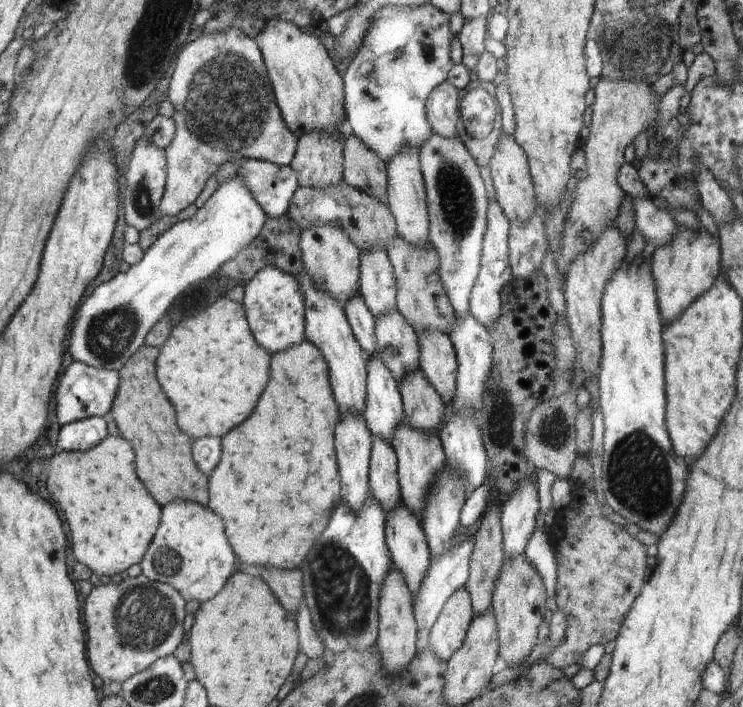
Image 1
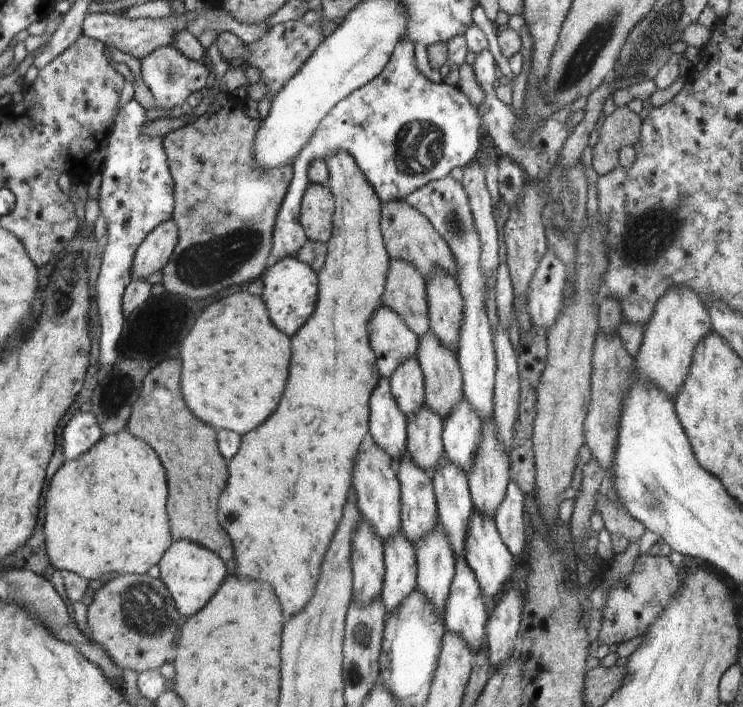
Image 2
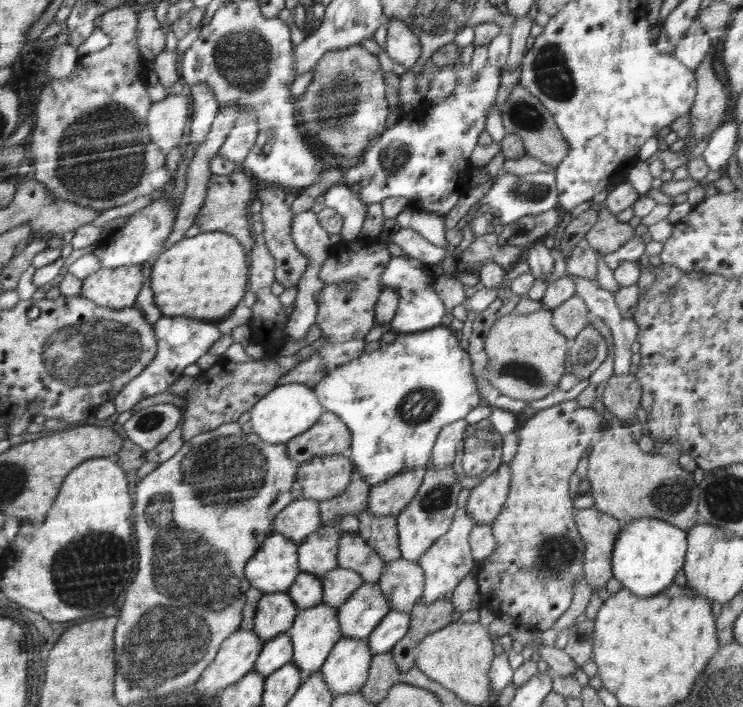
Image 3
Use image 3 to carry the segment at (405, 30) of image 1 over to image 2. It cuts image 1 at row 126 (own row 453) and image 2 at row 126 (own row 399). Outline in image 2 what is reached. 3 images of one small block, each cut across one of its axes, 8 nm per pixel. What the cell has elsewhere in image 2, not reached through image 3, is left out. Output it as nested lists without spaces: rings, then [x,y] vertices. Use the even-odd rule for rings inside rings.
[[[402,40],[395,48],[391,61],[380,72],[376,79],[364,87],[352,92],[347,99],[340,100],[335,108],[323,119],[316,128],[315,135],[299,153],[293,164],[296,164],[296,180],[291,180],[292,188],[288,188],[288,200],[284,200],[284,212],[278,212],[276,218],[275,247],[272,248],[271,263],[294,255],[305,246],[307,237],[302,229],[303,197],[309,188],[311,178],[309,169],[316,159],[326,162],[331,155],[339,151],[350,153],[358,162],[364,177],[371,182],[375,193],[383,202],[406,199],[412,192],[424,187],[434,180],[445,178],[452,168],[465,168],[474,161],[480,148],[480,116],[476,108],[470,104],[468,96],[458,90],[458,86],[445,83],[436,84],[426,80],[414,66],[415,44]]]

